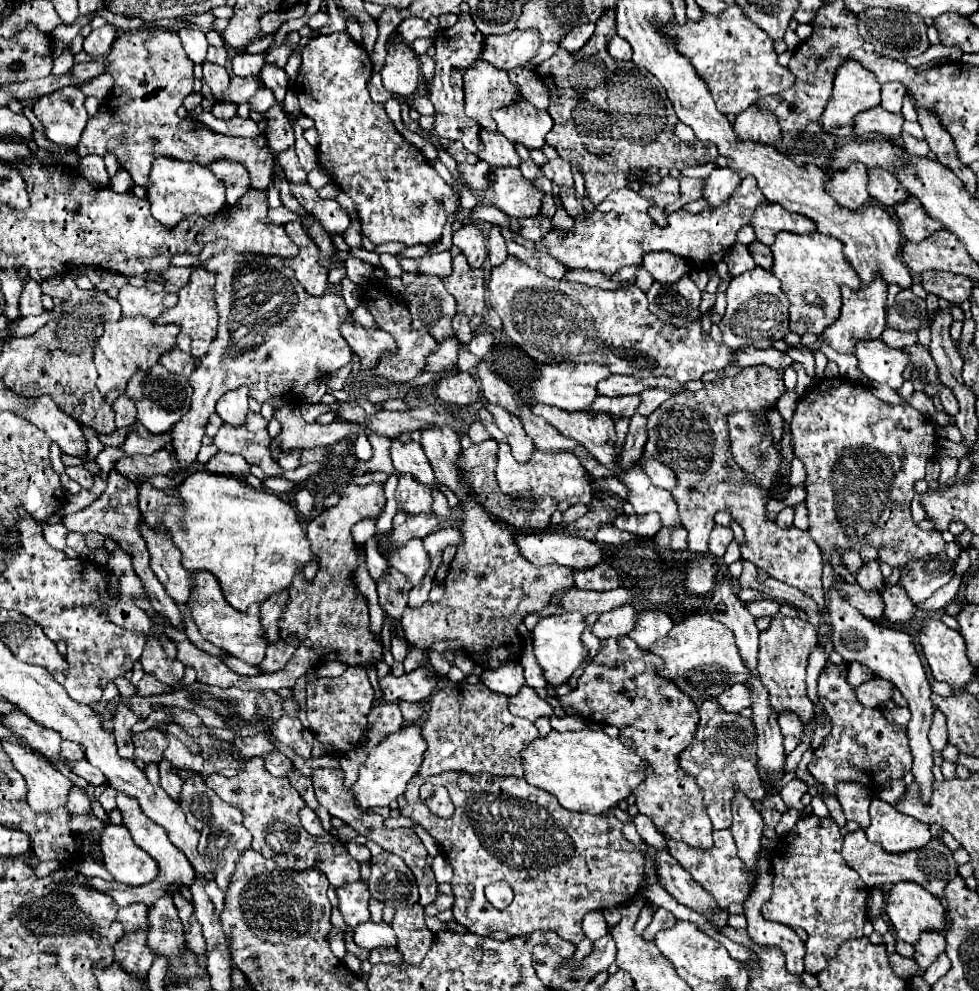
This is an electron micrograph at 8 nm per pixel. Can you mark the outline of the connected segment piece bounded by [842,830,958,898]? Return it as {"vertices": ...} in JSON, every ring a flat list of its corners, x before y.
{"vertices":[[856,830,856,832,848,832,844,836,842,856,844,856,846,864,850,868,854,868,860,874,860,878,866,882,866,886,870,886,870,888,898,884,898,882,916,882,916,884,924,886,928,892,936,894,938,898,942,898,946,882,950,882,958,870,958,866,952,858,952,852,936,838,932,838,932,842,928,842,928,846,924,846,924,850,912,850,912,854,884,854,884,850,880,850,878,844,868,842,864,830]]}

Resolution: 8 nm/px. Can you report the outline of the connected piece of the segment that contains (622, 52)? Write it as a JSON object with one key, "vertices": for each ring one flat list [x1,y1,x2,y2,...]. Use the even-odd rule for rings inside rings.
{"vertices":[[614,36,612,42,608,42,608,52,614,54,616,60,630,62,630,44,624,38,620,38,620,36]]}

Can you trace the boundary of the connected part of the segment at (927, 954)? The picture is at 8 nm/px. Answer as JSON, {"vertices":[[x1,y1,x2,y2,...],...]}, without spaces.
{"vertices":[[928,932,928,934,922,934,920,942,914,948,916,948,914,960,918,962,918,966,922,970,926,970,946,950,944,932]]}

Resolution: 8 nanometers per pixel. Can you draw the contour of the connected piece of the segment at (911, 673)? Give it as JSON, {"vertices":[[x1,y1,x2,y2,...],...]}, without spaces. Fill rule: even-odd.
{"vertices":[[834,572,834,580,830,586,830,600,828,600,828,612,830,612,830,622,832,622,832,646,834,650,850,664,850,662,860,662,864,666,868,666,874,676,880,676,884,680,890,680,900,692,902,696,908,700,908,708,912,712,912,720,908,722,908,740,910,740,910,748,912,748,912,774,920,786,920,800,924,804,930,802,932,798,932,784,934,784,934,774,932,774,932,746,928,742,928,730,932,724,932,702,930,702,930,682,926,678,922,660,916,652,916,644,914,640,906,634,906,632,898,632,892,628,882,628,878,624,874,624,872,620,864,618,864,614,860,614,860,610,856,610,842,594,840,590,836,590,840,584,844,582,844,578,840,574]]}

